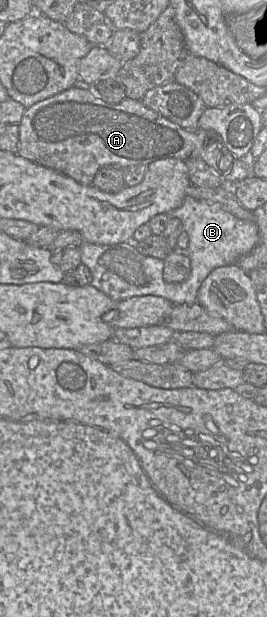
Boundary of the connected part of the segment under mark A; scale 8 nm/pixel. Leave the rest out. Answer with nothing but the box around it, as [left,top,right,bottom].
[18,85,251,185]

